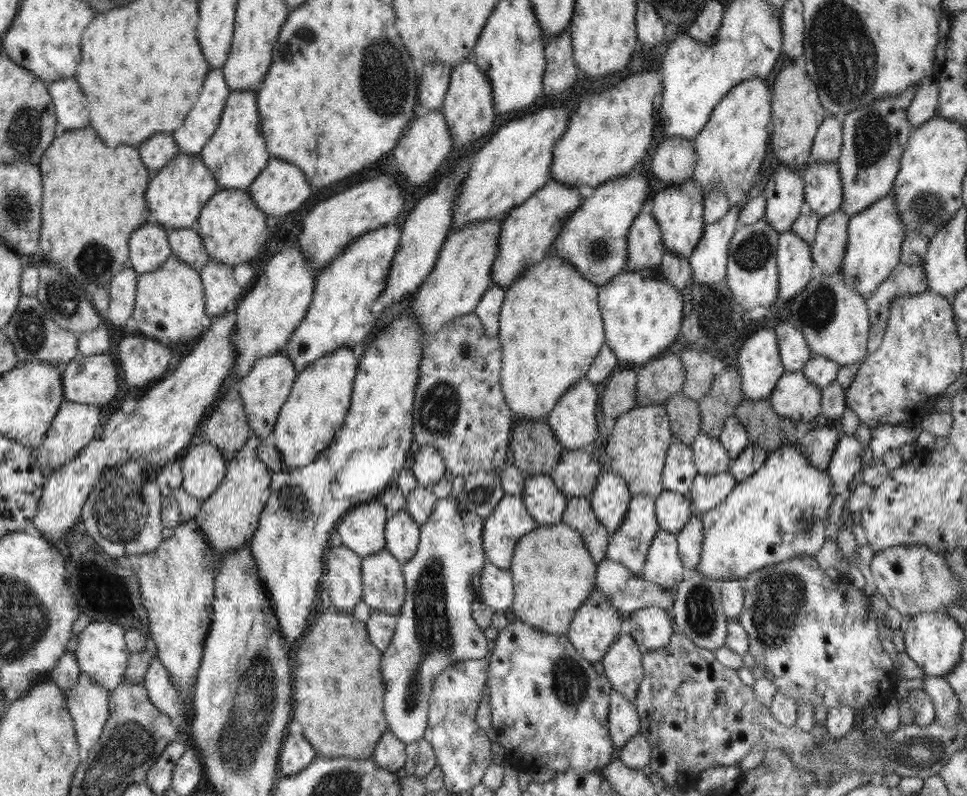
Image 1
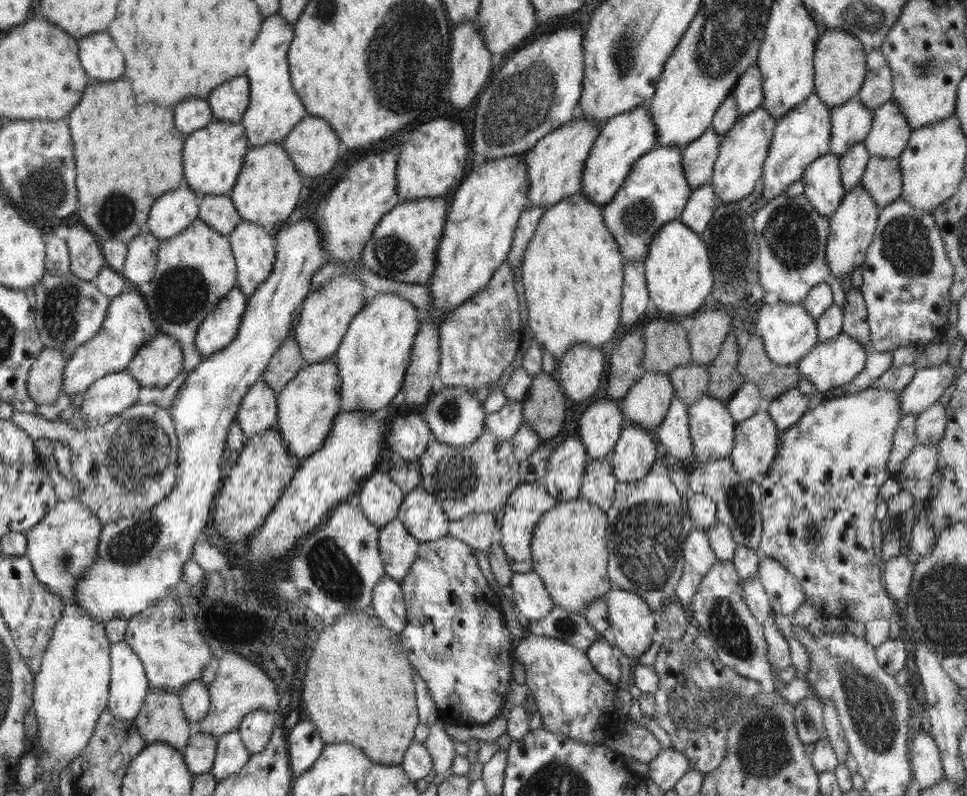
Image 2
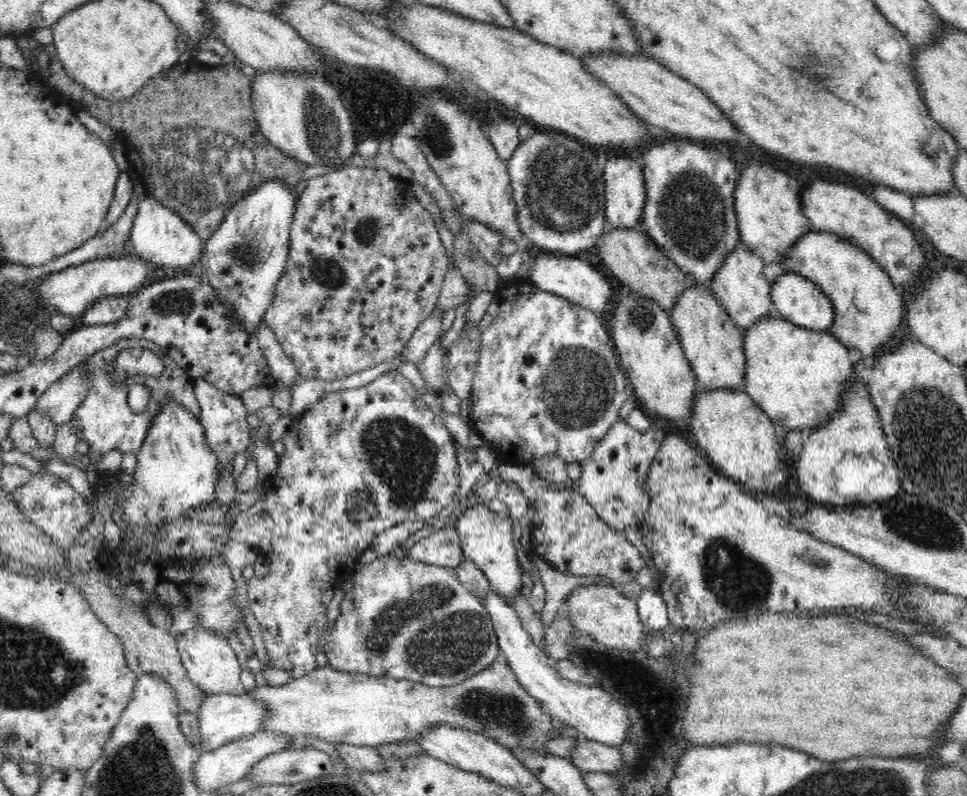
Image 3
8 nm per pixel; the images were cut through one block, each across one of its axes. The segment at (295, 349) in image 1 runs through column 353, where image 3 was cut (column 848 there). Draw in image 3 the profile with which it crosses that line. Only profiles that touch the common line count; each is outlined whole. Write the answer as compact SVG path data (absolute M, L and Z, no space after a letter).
M811 229L811 232L805 233L799 238L797 244L792 246L782 266L785 273L800 274L819 286L834 306L834 320L831 326L833 335L847 347L856 348L864 357L880 356L881 353L891 348L896 336L901 336L907 331L904 324L904 300L894 288L888 273L880 268L880 265L876 264L868 253L844 238Z

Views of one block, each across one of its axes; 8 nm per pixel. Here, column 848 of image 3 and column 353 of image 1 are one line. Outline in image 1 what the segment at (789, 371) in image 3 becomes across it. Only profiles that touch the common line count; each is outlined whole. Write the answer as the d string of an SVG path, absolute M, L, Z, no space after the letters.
M348 346L337 348L312 362L294 380L273 428L275 447L280 451L287 470L317 460L319 452L332 442L336 431L342 428L351 405L353 383L360 364L352 349Z

